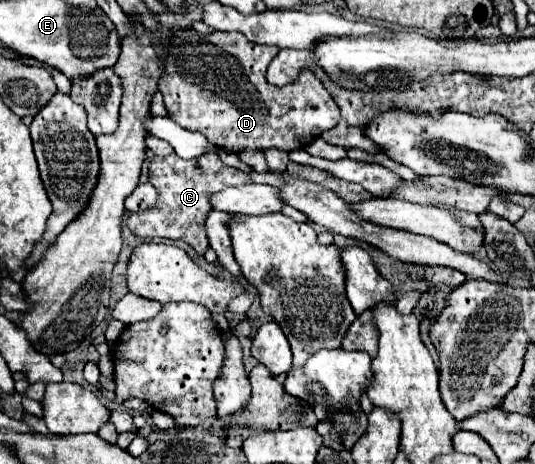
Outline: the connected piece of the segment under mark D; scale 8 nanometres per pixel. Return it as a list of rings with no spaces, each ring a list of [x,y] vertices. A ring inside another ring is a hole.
[[[180,29],[172,37],[172,45],[168,47],[164,59],[164,75],[160,77],[160,93],[164,95],[164,105],[168,107],[170,119],[174,119],[186,131],[202,133],[216,147],[238,153],[238,151],[266,151],[266,149],[282,149],[294,151],[304,149],[324,131],[336,127],[340,121],[340,109],[336,107],[330,93],[316,79],[314,73],[304,71],[300,81],[276,87],[266,81],[266,67],[276,57],[280,49],[272,45],[258,45],[248,41],[240,33],[224,33],[214,31],[210,35],[200,35],[194,29]]]

